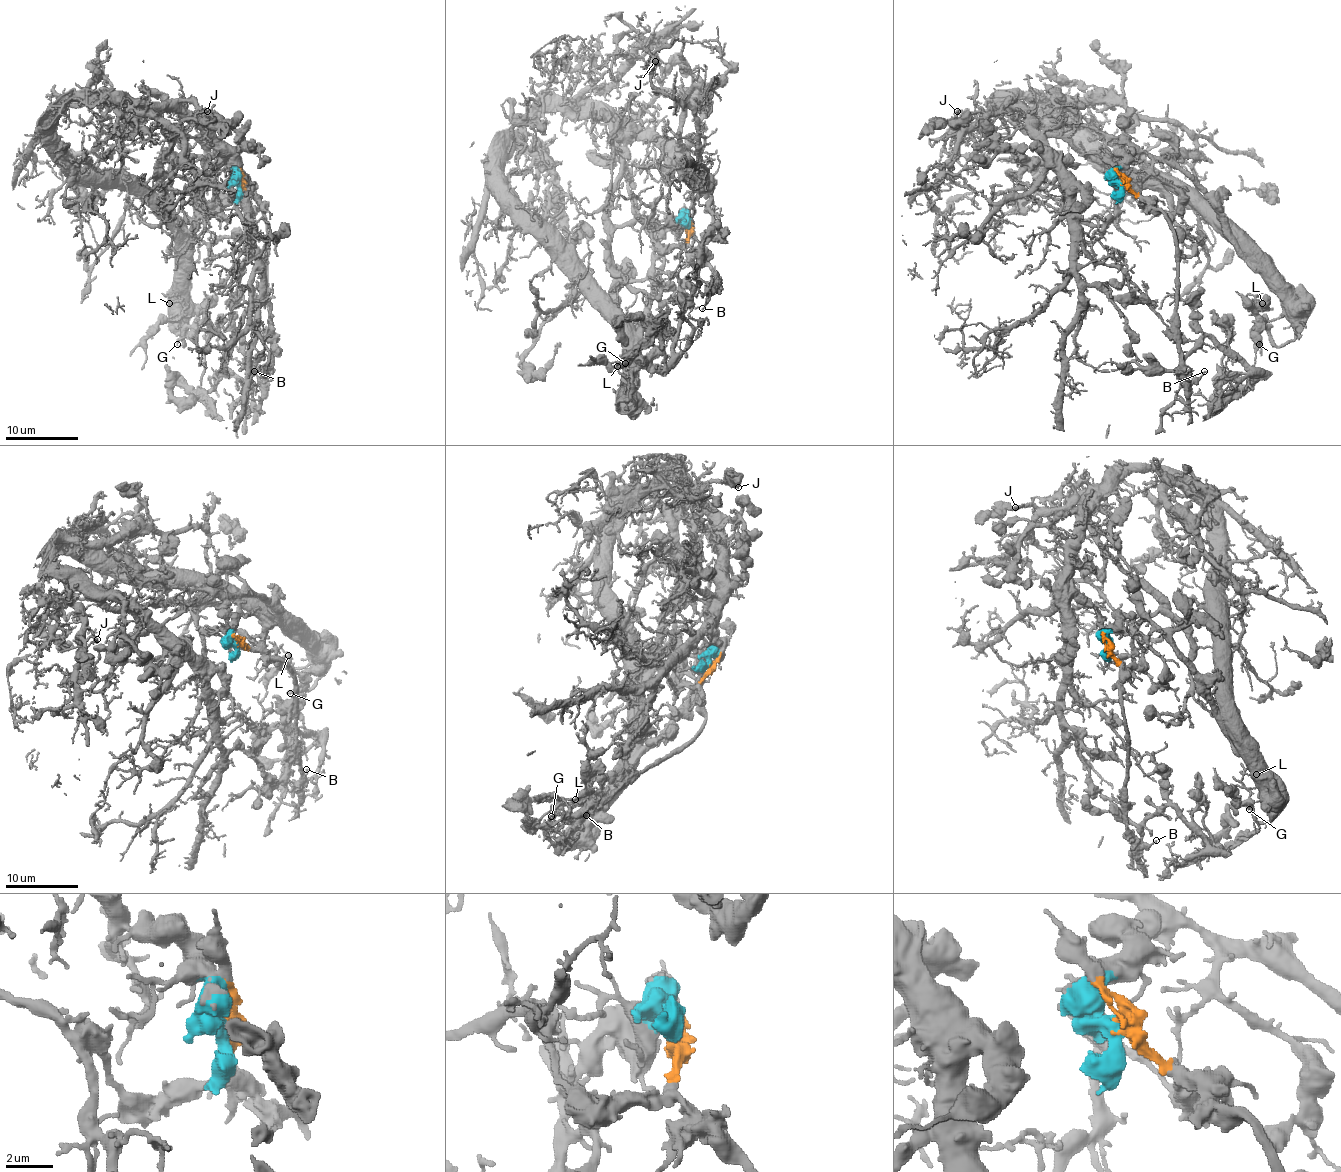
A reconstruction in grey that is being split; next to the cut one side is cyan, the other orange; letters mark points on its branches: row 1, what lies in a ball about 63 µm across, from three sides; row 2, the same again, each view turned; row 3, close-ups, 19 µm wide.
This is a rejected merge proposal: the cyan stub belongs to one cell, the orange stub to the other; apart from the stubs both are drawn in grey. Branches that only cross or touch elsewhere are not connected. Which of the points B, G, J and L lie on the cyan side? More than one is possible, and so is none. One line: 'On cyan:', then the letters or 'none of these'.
On cyan: G, J, L

